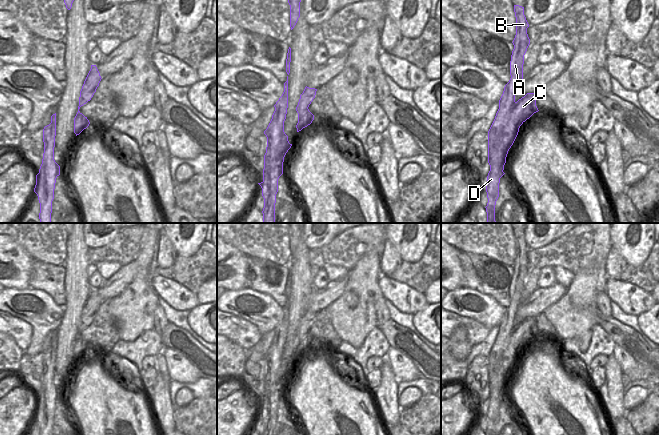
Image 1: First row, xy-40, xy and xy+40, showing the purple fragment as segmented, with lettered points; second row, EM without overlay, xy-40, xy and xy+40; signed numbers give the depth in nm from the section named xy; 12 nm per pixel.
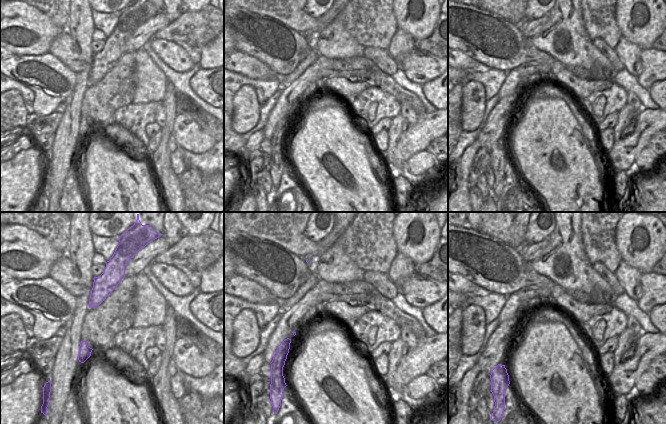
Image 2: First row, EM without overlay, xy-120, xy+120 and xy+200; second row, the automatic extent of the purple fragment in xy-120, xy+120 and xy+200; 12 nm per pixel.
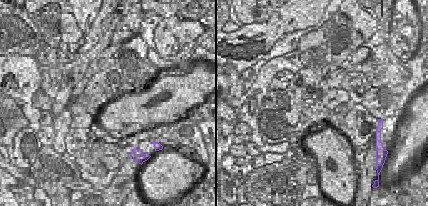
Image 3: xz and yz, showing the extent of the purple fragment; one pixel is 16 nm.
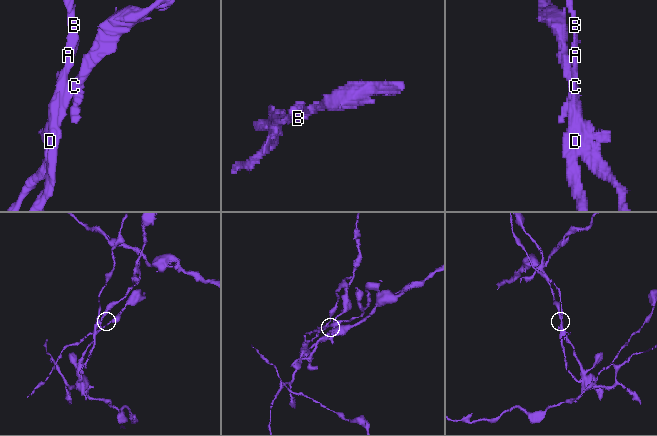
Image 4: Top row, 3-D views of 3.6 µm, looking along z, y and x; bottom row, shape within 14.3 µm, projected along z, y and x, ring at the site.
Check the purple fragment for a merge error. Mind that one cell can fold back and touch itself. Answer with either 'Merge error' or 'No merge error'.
Merge error.

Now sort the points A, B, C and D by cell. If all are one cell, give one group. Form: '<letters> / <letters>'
A B D / C

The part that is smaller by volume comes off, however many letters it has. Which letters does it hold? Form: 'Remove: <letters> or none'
Remove: A, B, D

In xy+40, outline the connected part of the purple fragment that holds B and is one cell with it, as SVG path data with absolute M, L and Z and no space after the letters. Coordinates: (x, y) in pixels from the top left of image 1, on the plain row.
M514 229L514 236L516 259L512 266L514 273L510 285L511 302L504 311L503 318L499 324L499 333L488 355L488 387L490 395L485 409L488 422L488 427L485 431L486 435L495 435L496 425L499 421L499 407L500 402L505 398L503 394L507 381L507 378L503 375L502 355L516 328L515 315L519 306L523 303L524 279L530 268L527 258L529 248L524 239L524 231Z

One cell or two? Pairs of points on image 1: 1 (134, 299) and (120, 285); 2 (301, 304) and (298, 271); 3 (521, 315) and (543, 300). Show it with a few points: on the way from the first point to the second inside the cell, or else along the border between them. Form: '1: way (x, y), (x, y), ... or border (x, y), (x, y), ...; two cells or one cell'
1: border (137, 269), (135, 277), (111, 300); two cells
2: way (300, 296), (300, 279); one cell
3: way (526, 310), (538, 302); one cell

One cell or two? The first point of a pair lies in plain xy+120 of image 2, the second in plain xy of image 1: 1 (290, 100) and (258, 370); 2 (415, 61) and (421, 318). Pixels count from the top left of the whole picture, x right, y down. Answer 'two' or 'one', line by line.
1: two
2: two

